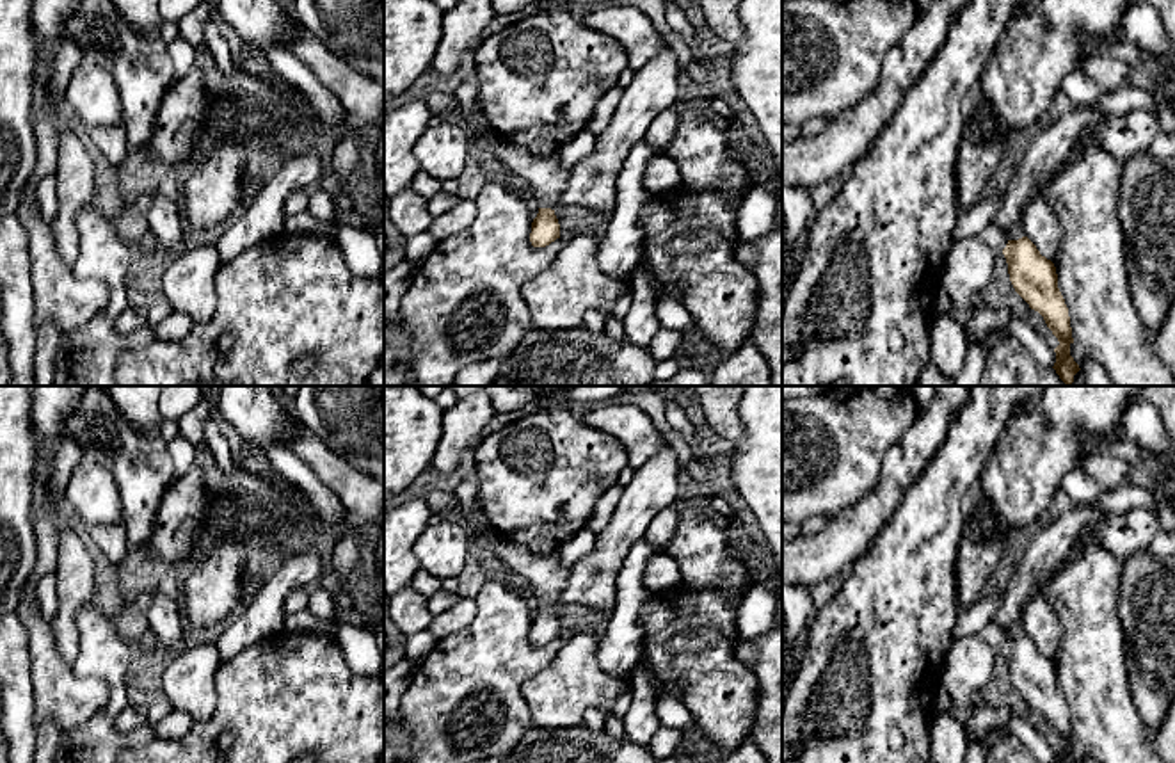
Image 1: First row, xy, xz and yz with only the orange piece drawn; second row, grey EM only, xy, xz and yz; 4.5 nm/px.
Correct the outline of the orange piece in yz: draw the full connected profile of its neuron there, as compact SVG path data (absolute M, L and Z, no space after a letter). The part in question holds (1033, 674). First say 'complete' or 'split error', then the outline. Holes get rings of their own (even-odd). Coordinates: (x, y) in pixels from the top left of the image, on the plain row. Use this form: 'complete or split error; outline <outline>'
split error; outline M988 622L978 633L956 640L946 655L940 683L951 699L947 713L965 724L983 701L992 697L994 658L1001 651L1015 690L1043 715L1059 740L1054 747L1054 763L1077 763L1070 754L1074 736L1056 665L1027 635L1010 639L999 626Z

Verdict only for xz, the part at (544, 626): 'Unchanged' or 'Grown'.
Grown

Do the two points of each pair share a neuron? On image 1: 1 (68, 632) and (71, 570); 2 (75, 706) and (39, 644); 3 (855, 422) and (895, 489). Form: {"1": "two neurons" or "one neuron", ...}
{"1": "one neuron", "2": "one neuron", "3": "two neurons"}

